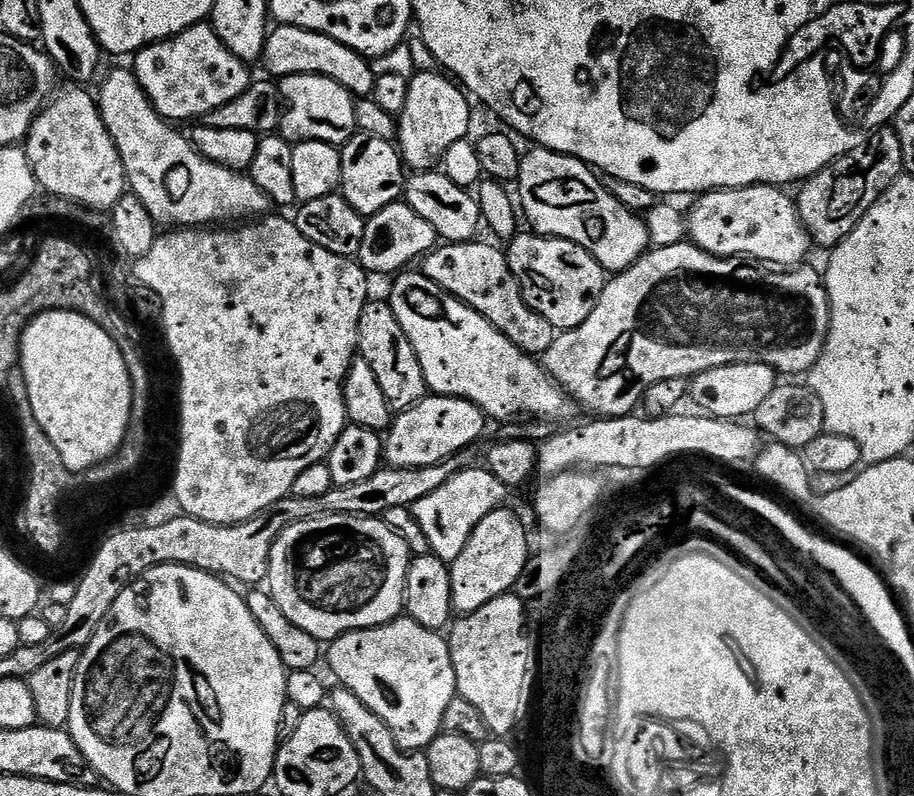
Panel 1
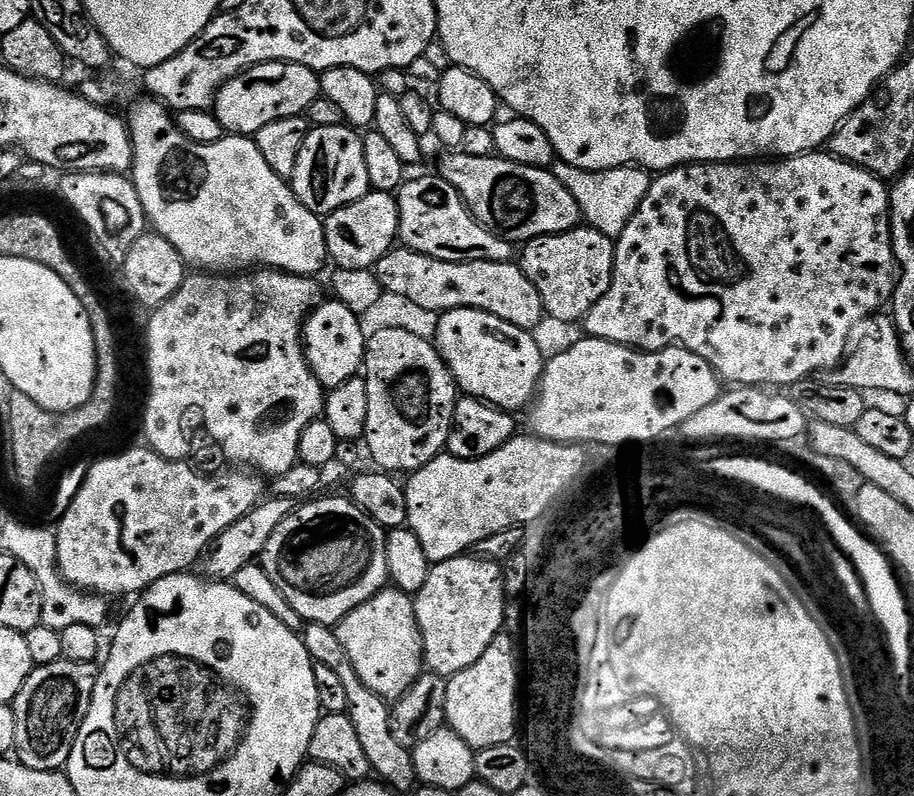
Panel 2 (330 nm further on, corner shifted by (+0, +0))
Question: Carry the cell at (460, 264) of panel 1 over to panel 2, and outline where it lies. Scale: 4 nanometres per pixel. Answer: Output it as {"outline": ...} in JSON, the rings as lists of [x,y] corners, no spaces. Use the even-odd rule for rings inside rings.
{"outline":[[[403,246],[393,247],[377,262],[374,269],[383,291],[390,295],[401,295],[422,309],[438,313],[449,312],[455,308],[473,308],[486,314],[494,314],[494,318],[502,318],[502,322],[510,322],[510,326],[536,330],[543,320],[546,320],[542,294],[534,290],[534,282],[526,278],[516,262],[442,262],[438,258],[430,258],[426,254],[418,254]]]}

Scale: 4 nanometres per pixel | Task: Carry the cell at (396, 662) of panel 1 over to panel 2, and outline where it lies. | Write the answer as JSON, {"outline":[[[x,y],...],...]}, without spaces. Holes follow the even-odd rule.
{"outline":[[[395,586],[385,587],[374,598],[362,602],[362,606],[350,610],[335,629],[342,650],[346,650],[346,658],[350,658],[350,666],[354,666],[354,674],[383,700],[396,701],[425,671],[424,643],[418,630],[413,597],[399,592]]]}

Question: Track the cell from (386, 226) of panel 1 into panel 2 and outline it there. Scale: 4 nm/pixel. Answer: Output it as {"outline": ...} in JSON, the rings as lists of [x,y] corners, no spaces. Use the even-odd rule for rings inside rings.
{"outline":[[[438,174],[420,176],[417,180],[405,179],[396,196],[396,201],[400,215],[398,240],[403,247],[414,250],[418,254],[426,254],[430,258],[438,258],[442,262],[454,262],[455,264],[458,262],[509,262],[513,259],[513,245],[509,244],[507,240],[498,238],[478,223],[462,202],[458,190],[454,190],[454,186],[450,186],[450,182],[446,182]]]}

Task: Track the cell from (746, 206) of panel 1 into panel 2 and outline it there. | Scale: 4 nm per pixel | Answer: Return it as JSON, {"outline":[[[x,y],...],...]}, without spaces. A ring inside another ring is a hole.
{"outline":[[[828,150],[804,152],[801,156],[776,158],[771,162],[686,164],[683,168],[661,172],[653,179],[646,198],[642,198],[642,206],[638,206],[634,218],[630,218],[626,230],[622,230],[615,241],[616,261],[612,267],[610,290],[594,302],[582,321],[582,327],[593,340],[623,344],[641,352],[660,352],[669,346],[685,348],[710,362],[721,381],[732,386],[775,386],[784,390],[820,374],[816,372],[824,372],[827,368],[839,369],[849,351],[854,329],[877,315],[883,309],[880,307],[891,301],[896,285],[898,269],[888,217],[889,191],[889,185],[880,177],[838,159]]]}

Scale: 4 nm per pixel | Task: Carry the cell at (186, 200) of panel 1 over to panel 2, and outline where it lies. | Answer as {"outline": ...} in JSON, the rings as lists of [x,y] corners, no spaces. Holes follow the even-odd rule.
{"outline":[[[143,99],[129,110],[128,116],[126,115],[128,133],[132,139],[132,170],[130,179],[133,186],[138,190],[138,198],[144,207],[147,223],[151,225],[159,236],[166,238],[166,242],[170,242],[170,246],[174,246],[174,250],[178,250],[178,254],[182,254],[185,265],[192,267],[193,264],[196,267],[193,269],[199,270],[204,274],[240,274],[245,270],[256,269],[289,272],[295,276],[319,277],[318,274],[323,270],[324,264],[327,265],[329,263],[324,221],[297,198],[296,193],[290,187],[289,181],[278,178],[278,174],[274,174],[274,170],[270,170],[270,165],[266,163],[266,158],[262,158],[262,153],[259,152],[255,139],[225,134],[218,142],[199,144],[190,138],[186,138],[186,134],[180,132],[180,127],[176,125],[176,121],[170,115],[169,109],[165,108],[159,100]]]}

